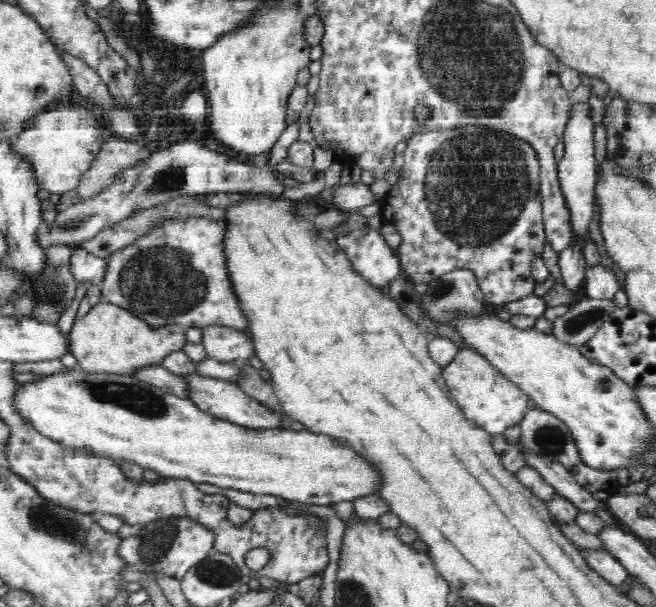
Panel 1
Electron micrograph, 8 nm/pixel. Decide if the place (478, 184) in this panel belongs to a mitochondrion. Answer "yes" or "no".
yes

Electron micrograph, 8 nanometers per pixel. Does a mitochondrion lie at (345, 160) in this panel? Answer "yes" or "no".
no

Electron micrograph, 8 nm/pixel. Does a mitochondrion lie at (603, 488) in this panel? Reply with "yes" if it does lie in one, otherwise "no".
no

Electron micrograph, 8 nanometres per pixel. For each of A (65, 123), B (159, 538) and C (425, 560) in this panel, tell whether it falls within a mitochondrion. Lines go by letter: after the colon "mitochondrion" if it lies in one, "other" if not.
A: other
B: mitochondrion
C: other

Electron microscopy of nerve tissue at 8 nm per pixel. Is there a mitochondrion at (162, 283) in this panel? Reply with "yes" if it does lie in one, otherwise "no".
yes

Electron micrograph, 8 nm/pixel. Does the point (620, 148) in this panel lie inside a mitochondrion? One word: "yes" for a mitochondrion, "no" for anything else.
yes

